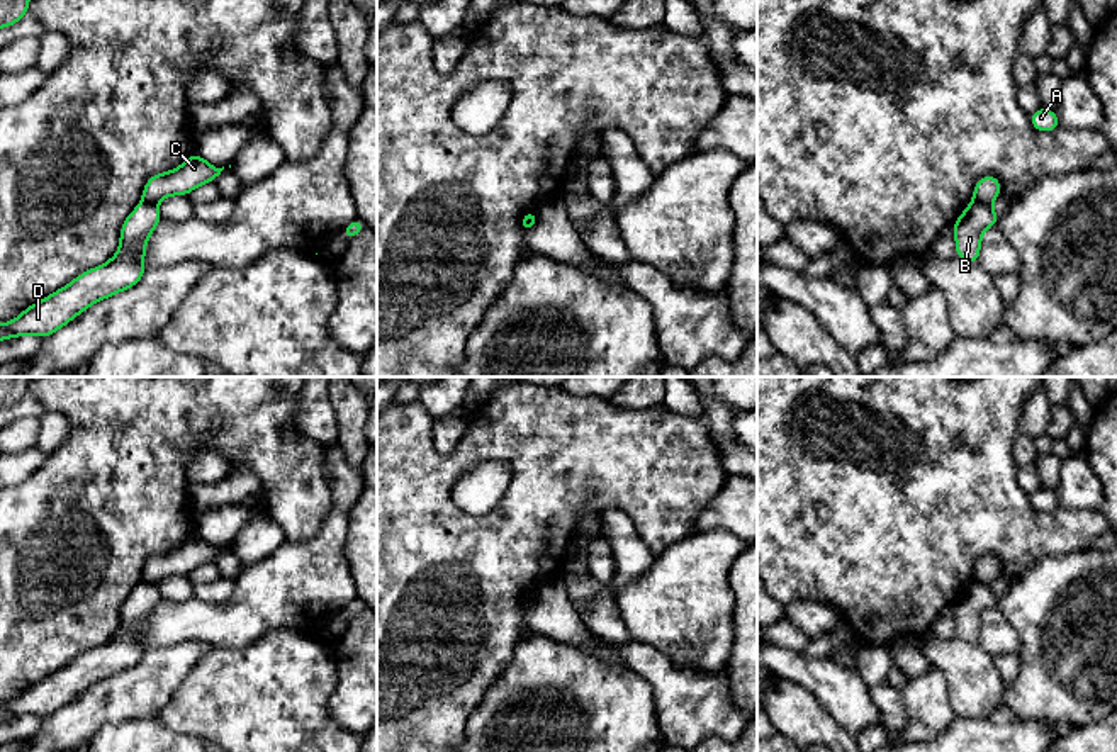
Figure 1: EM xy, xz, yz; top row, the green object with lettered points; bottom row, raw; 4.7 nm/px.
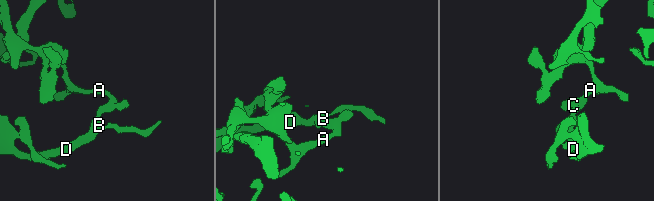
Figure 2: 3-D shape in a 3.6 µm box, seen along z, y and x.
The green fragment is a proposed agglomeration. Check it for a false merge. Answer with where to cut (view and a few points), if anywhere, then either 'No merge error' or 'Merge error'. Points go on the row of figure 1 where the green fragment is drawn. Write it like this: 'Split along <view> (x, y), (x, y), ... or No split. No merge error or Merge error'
Split along yz (975, 199), (988, 204). Merge error

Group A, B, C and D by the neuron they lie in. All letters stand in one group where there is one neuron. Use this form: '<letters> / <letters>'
A C / B D

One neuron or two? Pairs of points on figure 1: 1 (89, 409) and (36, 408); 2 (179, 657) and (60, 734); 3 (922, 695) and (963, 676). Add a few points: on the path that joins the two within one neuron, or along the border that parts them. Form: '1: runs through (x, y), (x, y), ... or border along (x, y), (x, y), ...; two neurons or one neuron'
1: border along (31, 394), (48, 409); two neurons
2: runs through (150, 683), (106, 710), (89, 712); one neuron
3: border along (934, 666), (946, 679), (948, 696), (956, 715); two neurons

